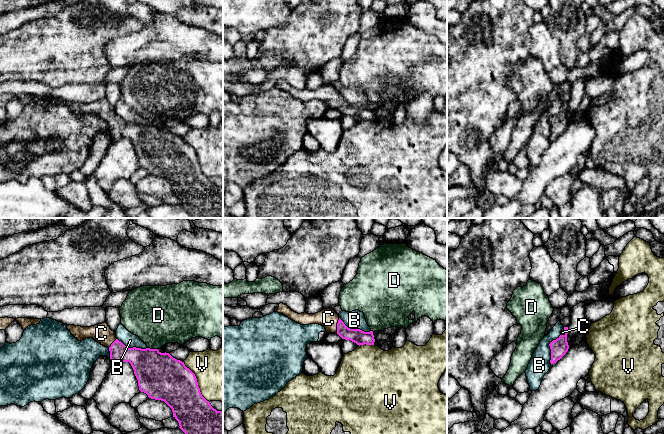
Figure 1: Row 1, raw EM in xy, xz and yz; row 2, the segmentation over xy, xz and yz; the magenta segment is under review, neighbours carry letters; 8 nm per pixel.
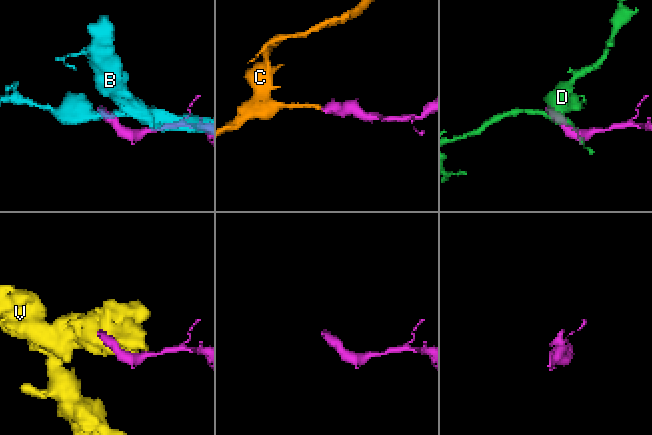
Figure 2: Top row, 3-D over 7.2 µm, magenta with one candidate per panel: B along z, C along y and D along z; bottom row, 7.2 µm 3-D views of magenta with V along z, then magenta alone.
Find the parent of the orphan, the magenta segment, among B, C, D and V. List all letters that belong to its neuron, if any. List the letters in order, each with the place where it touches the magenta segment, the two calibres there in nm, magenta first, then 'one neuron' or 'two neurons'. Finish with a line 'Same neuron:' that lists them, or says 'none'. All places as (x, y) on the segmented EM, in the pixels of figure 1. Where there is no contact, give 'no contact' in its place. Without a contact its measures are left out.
B: yz (550, 348) | 140/170 nm | two neurons
C: xz (337, 326) | 120/150 nm | one neuron
D: xy (153, 349) | 360/420 nm | two neurons
V: xy (197, 382) | 360/420 nm | two neurons
Same neuron: C

